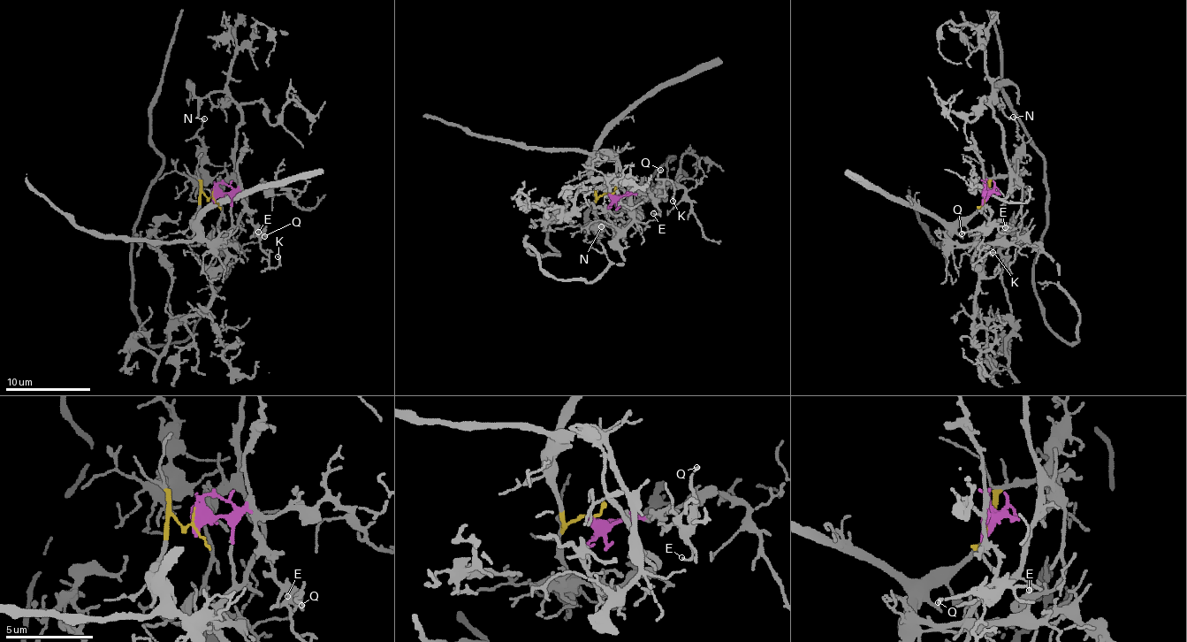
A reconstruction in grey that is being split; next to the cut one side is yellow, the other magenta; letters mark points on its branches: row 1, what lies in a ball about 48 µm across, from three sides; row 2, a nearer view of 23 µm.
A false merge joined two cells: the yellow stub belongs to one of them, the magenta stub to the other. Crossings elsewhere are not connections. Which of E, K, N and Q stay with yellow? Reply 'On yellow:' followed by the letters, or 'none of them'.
On yellow: N

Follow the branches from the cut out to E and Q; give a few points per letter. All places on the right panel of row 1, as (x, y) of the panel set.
E: (986, 194), (984, 191), (984, 205), (990, 211), (989, 222), (1004, 228)
Q: (986, 194), (984, 189), (984, 205), (990, 211), (990, 222), (983, 233), (977, 230), (962, 234)

